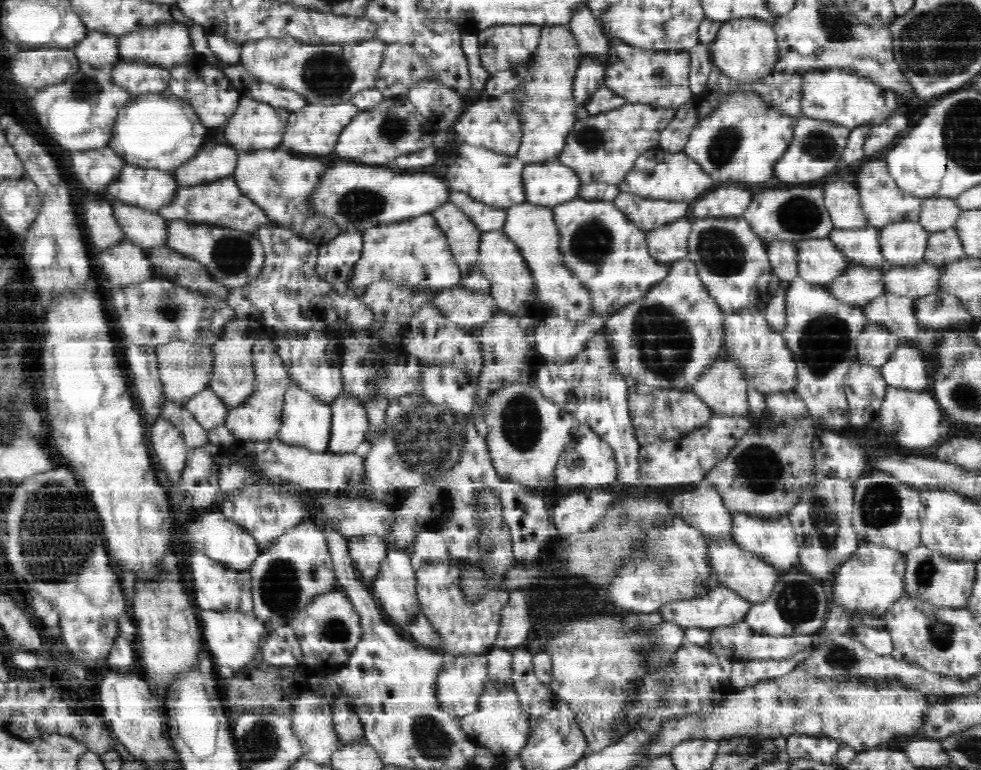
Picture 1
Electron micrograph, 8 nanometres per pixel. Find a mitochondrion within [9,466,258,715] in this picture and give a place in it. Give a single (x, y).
(54, 555)

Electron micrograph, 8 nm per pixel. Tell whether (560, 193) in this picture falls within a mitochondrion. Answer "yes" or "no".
no

